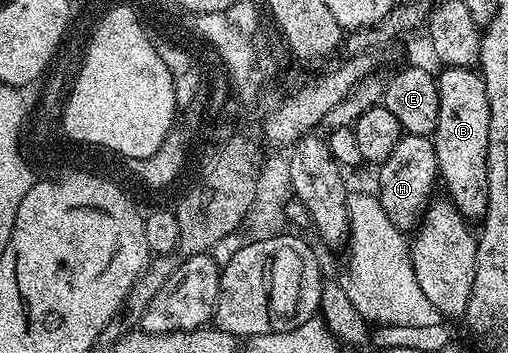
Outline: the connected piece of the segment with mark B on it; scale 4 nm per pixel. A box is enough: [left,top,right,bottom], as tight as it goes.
[432,66,488,220]

